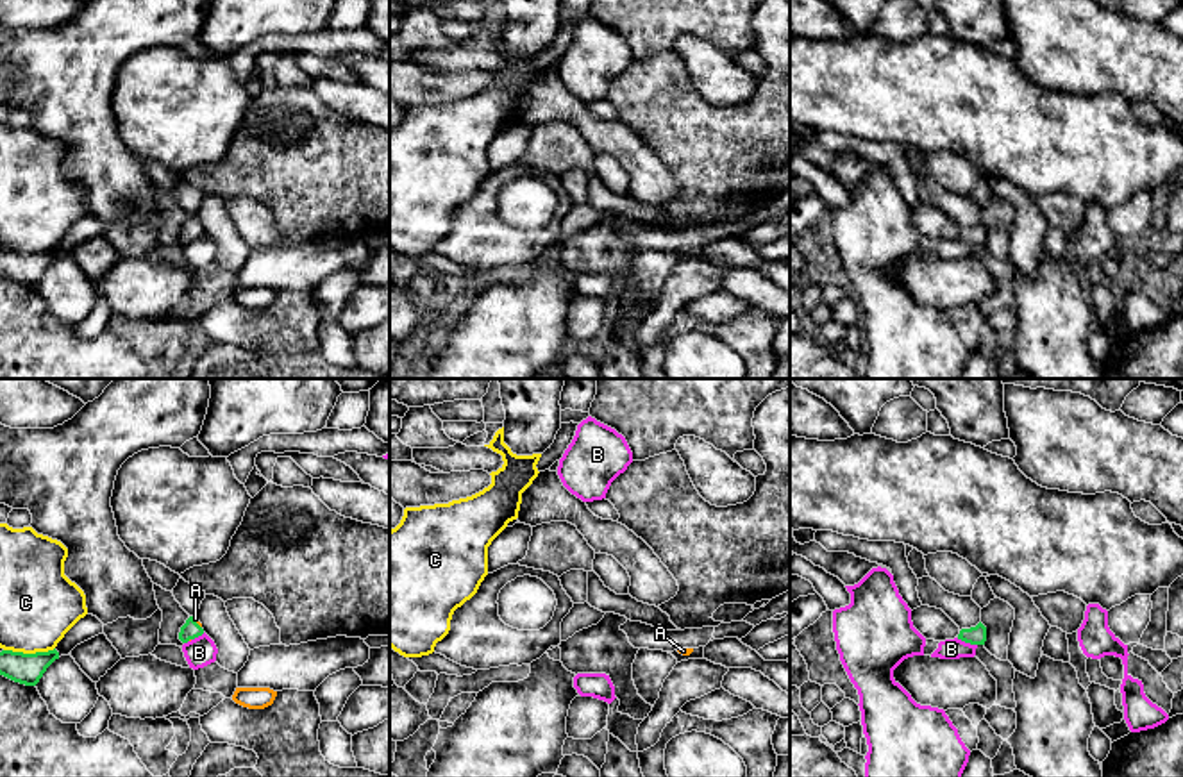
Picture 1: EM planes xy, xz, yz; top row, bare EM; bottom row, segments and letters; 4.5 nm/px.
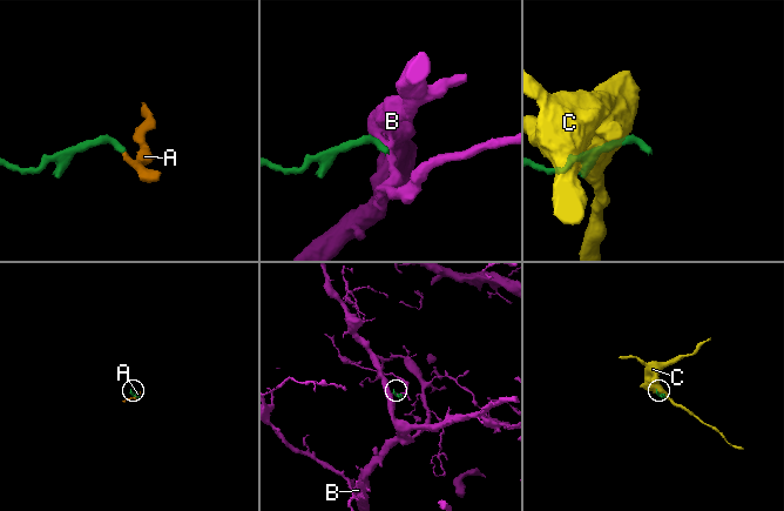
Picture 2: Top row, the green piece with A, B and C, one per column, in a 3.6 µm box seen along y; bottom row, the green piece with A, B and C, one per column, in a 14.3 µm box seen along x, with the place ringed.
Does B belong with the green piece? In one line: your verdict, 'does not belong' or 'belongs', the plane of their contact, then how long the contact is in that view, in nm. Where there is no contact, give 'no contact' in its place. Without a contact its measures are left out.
does not belong; meets green in yz; contact 100 nm long

